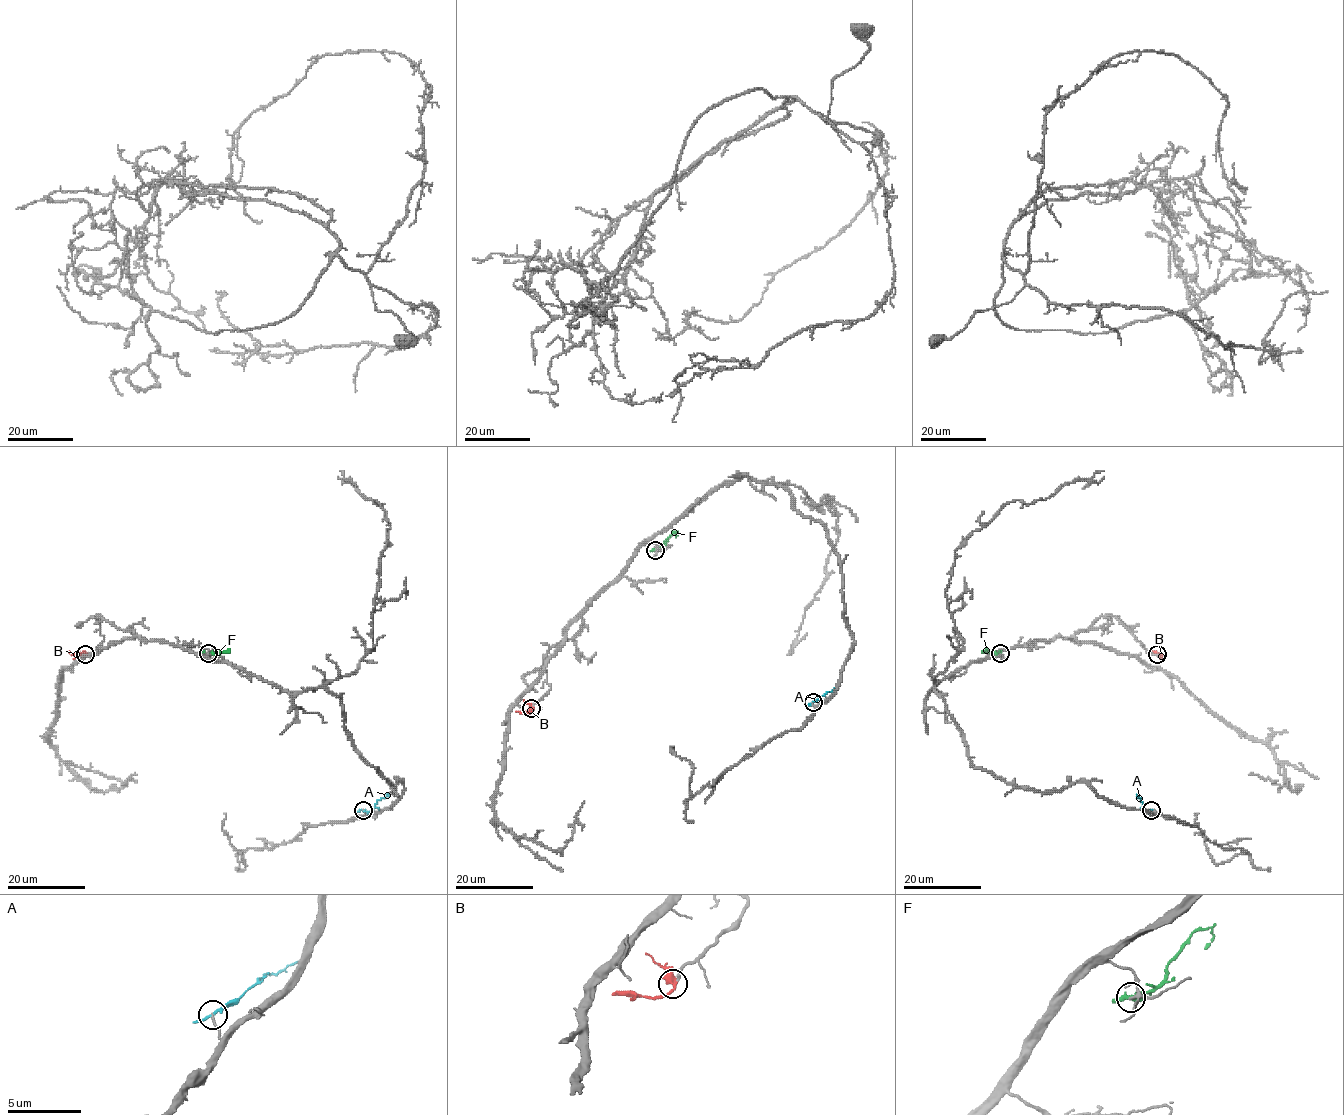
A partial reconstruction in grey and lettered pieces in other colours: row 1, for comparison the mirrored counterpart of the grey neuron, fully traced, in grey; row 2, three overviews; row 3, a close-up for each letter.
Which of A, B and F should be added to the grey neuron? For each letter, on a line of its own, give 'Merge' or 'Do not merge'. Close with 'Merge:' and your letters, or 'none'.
A: Do not merge
B: Merge
F: Do not merge
Merge: B

